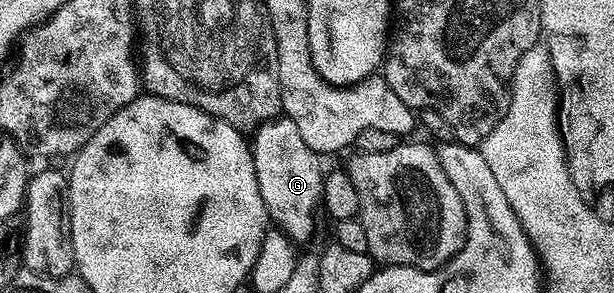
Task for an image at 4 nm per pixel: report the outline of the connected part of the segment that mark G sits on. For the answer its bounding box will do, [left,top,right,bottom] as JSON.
[252,118,324,242]

